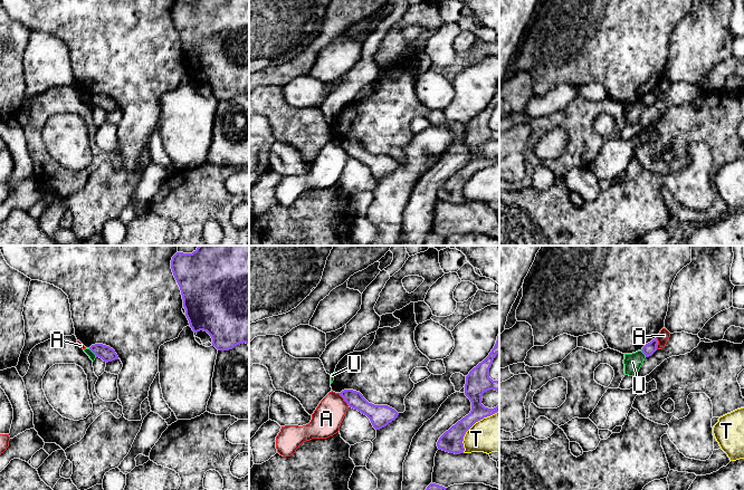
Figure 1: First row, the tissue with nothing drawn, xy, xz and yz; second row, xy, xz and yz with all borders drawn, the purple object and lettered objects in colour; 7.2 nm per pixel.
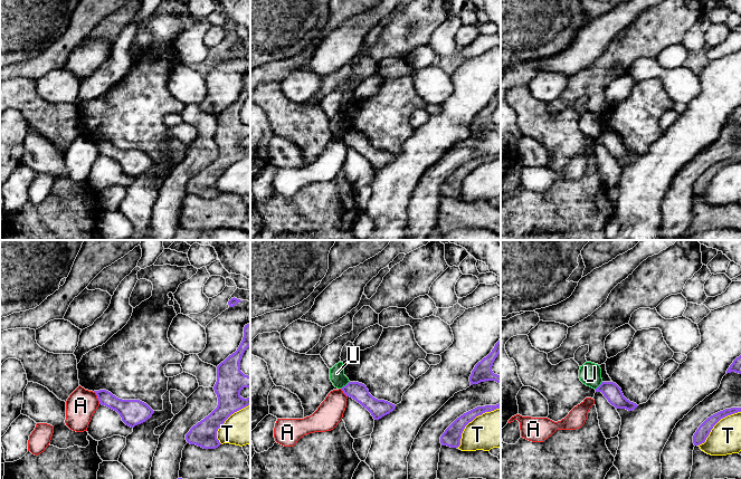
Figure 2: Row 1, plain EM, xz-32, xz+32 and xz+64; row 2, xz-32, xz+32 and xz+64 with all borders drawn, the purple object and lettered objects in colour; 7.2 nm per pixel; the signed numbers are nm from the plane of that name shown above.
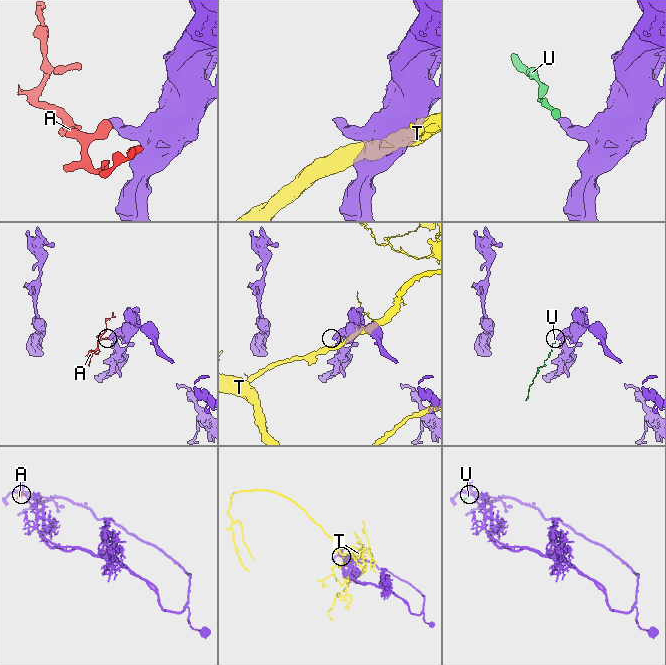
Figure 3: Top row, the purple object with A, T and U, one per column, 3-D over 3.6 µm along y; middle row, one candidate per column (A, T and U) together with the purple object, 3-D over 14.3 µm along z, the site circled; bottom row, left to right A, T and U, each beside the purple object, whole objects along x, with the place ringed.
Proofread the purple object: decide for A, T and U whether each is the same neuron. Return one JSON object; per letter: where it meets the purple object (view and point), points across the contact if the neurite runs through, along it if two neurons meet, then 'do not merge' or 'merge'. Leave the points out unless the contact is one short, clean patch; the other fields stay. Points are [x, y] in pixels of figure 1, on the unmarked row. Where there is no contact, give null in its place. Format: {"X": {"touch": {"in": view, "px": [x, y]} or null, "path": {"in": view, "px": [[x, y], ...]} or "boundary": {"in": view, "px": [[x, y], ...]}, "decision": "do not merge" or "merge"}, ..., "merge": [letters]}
{"A": {"touch": {"in": "xz", "px": [344, 150]}, "boundary": {"in": "xz", "px": [[339, 143], [349, 155]]}, "decision": "do not merge"}, "T": {"touch": {"in": "xz", "px": [471, 175]}, "decision": "do not merge"}, "U": {"touch": {"in": "xy", "px": [93, 102]}, "boundary": {"in": "xy", "px": [[88, 98], [96, 106]]}, "decision": "do not merge"}, "merge": []}

